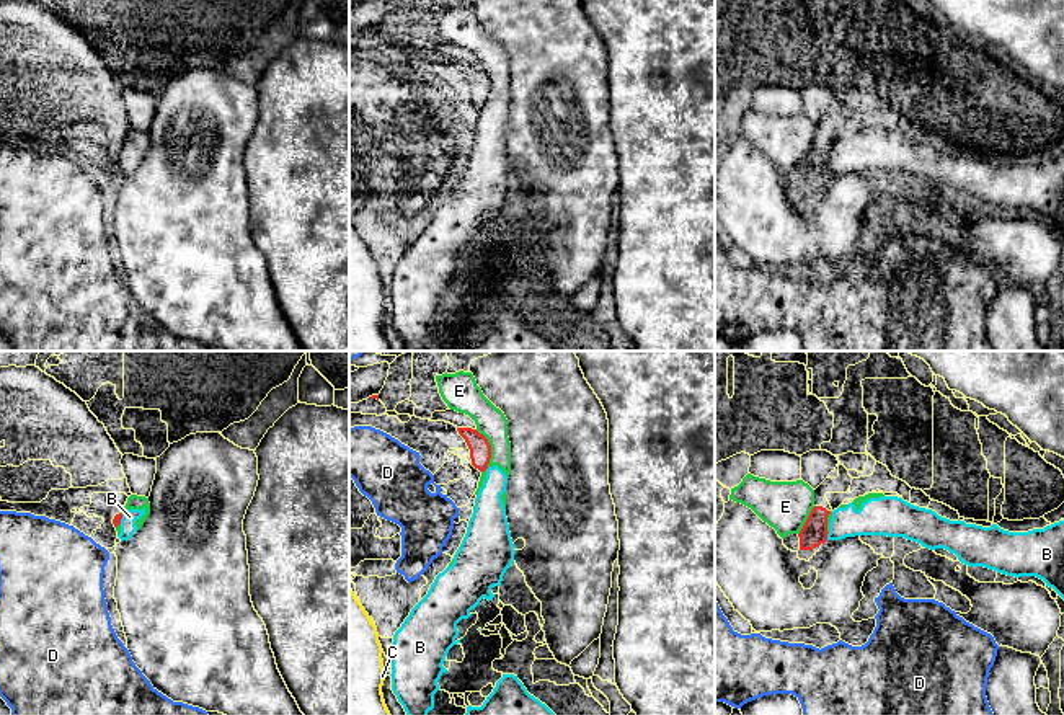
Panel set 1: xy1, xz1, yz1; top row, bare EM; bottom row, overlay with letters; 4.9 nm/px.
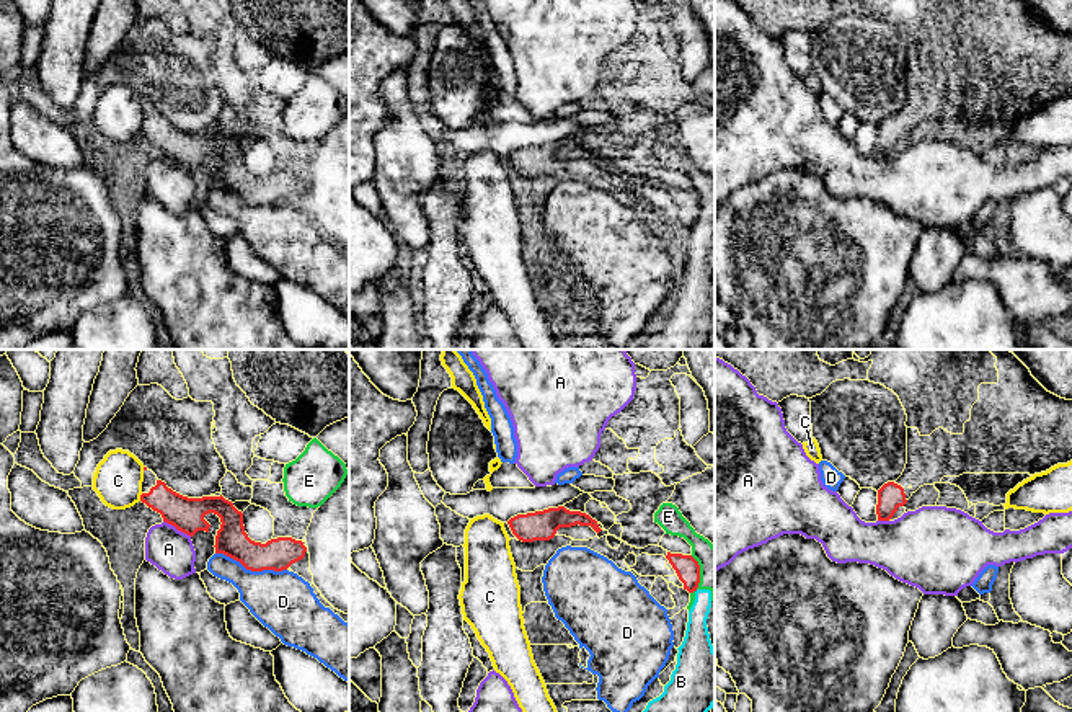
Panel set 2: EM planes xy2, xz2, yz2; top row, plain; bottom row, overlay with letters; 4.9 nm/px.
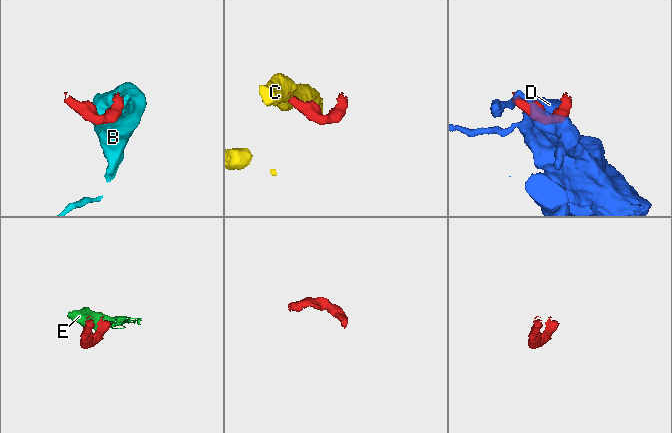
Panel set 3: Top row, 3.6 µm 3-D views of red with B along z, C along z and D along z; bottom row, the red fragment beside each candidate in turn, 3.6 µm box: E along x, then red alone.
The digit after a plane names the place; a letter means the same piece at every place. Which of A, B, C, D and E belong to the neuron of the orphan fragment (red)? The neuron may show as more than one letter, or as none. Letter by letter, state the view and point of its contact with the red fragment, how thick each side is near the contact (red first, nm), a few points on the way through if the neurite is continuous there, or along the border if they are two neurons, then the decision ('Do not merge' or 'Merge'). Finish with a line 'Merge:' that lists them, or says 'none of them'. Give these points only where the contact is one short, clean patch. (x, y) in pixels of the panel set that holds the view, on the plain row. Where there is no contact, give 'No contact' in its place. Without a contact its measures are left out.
A: Touches red at xy2 (178, 164). Thickness 170 nm (red) against 220 nm. Boundary: xy2 (163, 154), (191, 170). Do not merge
B: Touches red at yz1 (826, 170). Thickness 130 nm (red) against 170 nm. Boundary: yz1 (829, 167), (826, 173). Do not merge
C: Touches red at xy2 (141, 131). Thickness 170 nm (red) against 240 nm. Boundary: xy2 (142, 128), (139, 134). Do not merge
D: Touches red at xy2 (252, 204). Thickness 160 nm (red) against 300 nm. Do not merge
E: Touches red at xz1 (490, 82). Thickness 110 nm (red) against 150 nm. Boundary: xz1 (475, 64), (490, 80), (488, 100). Do not merge
Merge: none of them

